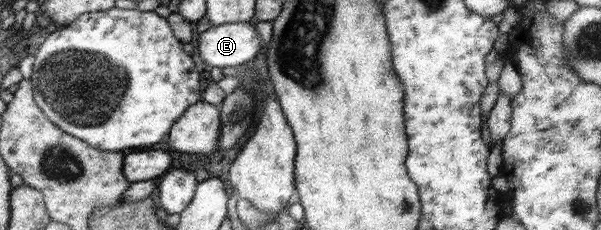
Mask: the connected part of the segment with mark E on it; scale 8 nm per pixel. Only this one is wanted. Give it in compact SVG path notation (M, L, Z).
M230 23L210 27L198 37L202 61L227 70L251 62L262 51L262 40L251 23Z

